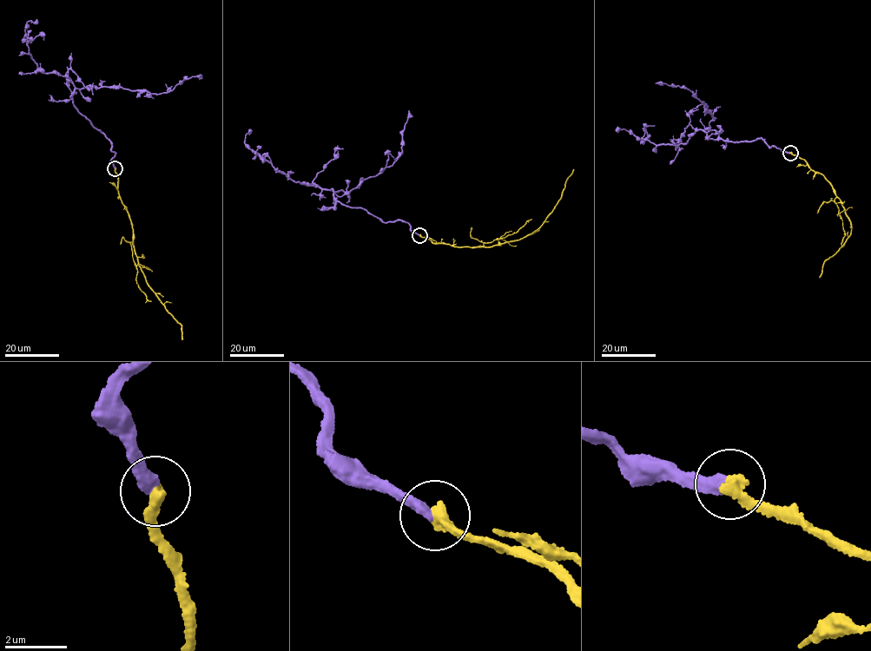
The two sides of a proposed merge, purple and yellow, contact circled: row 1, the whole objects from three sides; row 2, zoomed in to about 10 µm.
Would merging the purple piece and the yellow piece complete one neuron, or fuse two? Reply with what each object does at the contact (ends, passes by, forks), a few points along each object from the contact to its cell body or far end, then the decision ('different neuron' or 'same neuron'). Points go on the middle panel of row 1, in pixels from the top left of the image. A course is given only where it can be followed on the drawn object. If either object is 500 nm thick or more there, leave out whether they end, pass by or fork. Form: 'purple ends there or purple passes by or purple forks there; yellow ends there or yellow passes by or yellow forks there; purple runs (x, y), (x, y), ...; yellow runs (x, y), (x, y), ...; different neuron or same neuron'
purple ends there; yellow ends there; purple runs (419, 235), (407, 223), (380, 220), (345, 205), (332, 189), (348, 193), (393, 164), (401, 152), (408, 110); yellow runs (420, 235), (433, 243), (460, 247), (489, 246), (519, 239), (542, 225), (560, 199), (574, 169); different neuron

